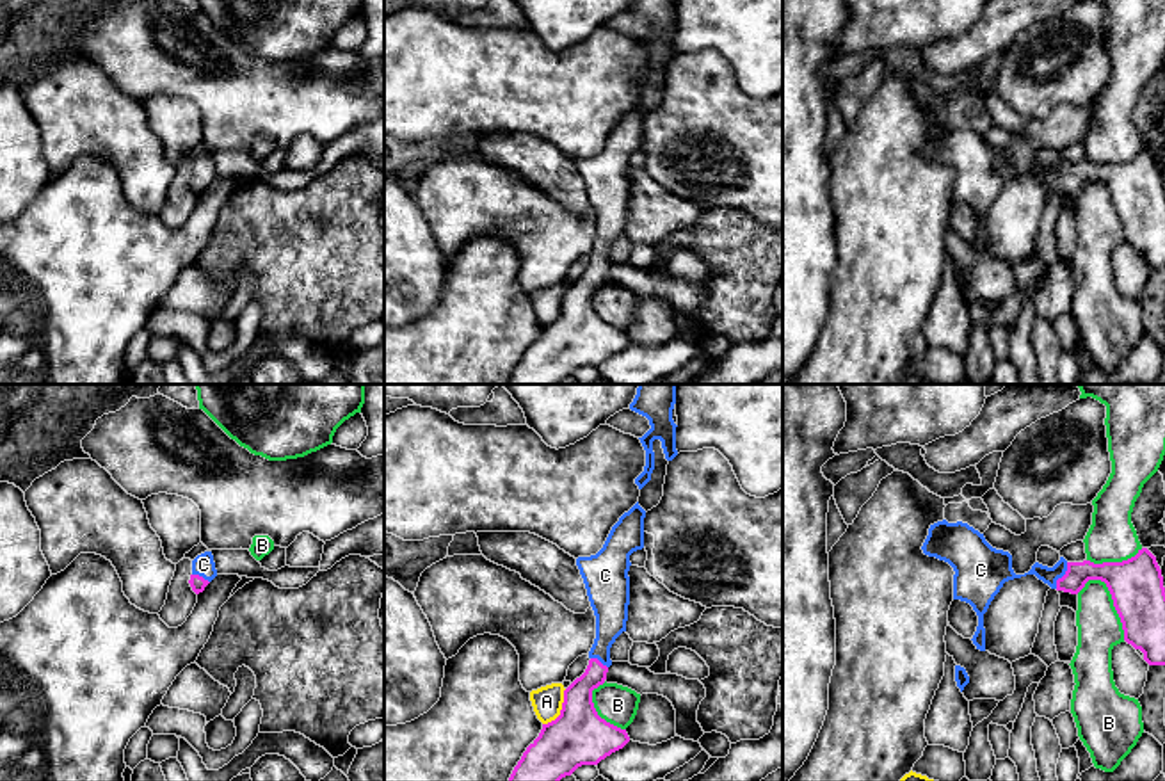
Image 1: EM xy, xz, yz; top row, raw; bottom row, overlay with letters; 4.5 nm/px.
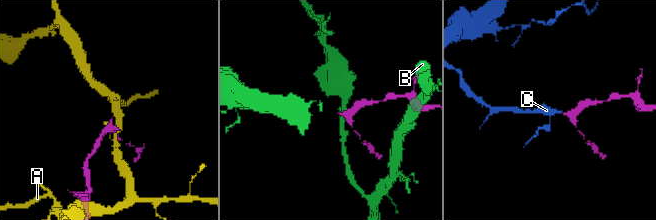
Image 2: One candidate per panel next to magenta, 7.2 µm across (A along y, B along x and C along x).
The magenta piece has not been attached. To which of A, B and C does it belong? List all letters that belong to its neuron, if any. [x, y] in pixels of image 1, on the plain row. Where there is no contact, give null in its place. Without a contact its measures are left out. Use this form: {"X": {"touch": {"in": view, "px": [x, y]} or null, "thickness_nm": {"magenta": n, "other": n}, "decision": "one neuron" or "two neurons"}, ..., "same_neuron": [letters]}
{"A": {"touch": {"in": "xz", "px": [561, 312]}, "thickness_nm": {"magenta": 260, "other": 140}, "decision": "two neurons"}, "B": {"touch": {"in": "yz", "px": [1114, 205]}, "thickness_nm": {"magenta": 240, "other": 200}, "decision": "two neurons"}, "C": {"touch": {"in": "yz", "px": [1064, 177]}, "thickness_nm": {"magenta": 140, "other": 80}, "decision": "one neuron"}, "same_neuron": ["C"]}

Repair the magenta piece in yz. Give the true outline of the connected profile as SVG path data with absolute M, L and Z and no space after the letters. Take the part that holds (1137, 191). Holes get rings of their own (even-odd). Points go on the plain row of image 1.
M943 121L930 126L921 151L925 157L944 162L953 169L953 201L969 205L976 213L978 228L971 242L980 253L985 253L984 215L1003 185L1026 176L1035 176L1051 190L1071 196L1078 196L1089 181L1105 183L1112 196L1113 208L1121 219L1124 242L1135 251L1140 251L1149 267L1165 267L1165 189L1156 158L1147 149L1138 151L1135 158L1122 164L1067 164L1064 158L1060 158L1053 169L1035 164L1028 174L1016 176L1012 171L1012 157L1008 153L992 149L985 142L984 135L968 125L948 125Z

